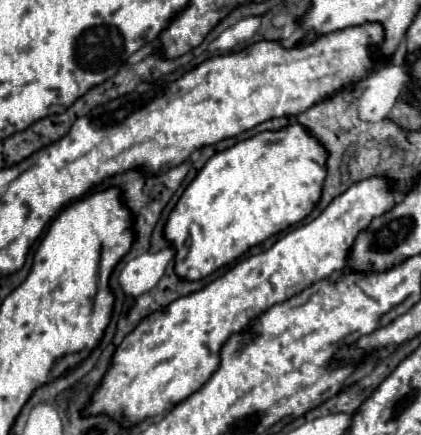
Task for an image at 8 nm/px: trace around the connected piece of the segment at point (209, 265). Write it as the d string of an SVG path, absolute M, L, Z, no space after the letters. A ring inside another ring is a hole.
M291 124L279 132L261 132L209 158L197 178L185 188L163 228L165 238L175 250L175 274L181 280L201 280L235 262L249 248L261 244L269 236L307 218L321 198L321 188L327 174L325 160L325 148L313 136L309 136L301 124Z

